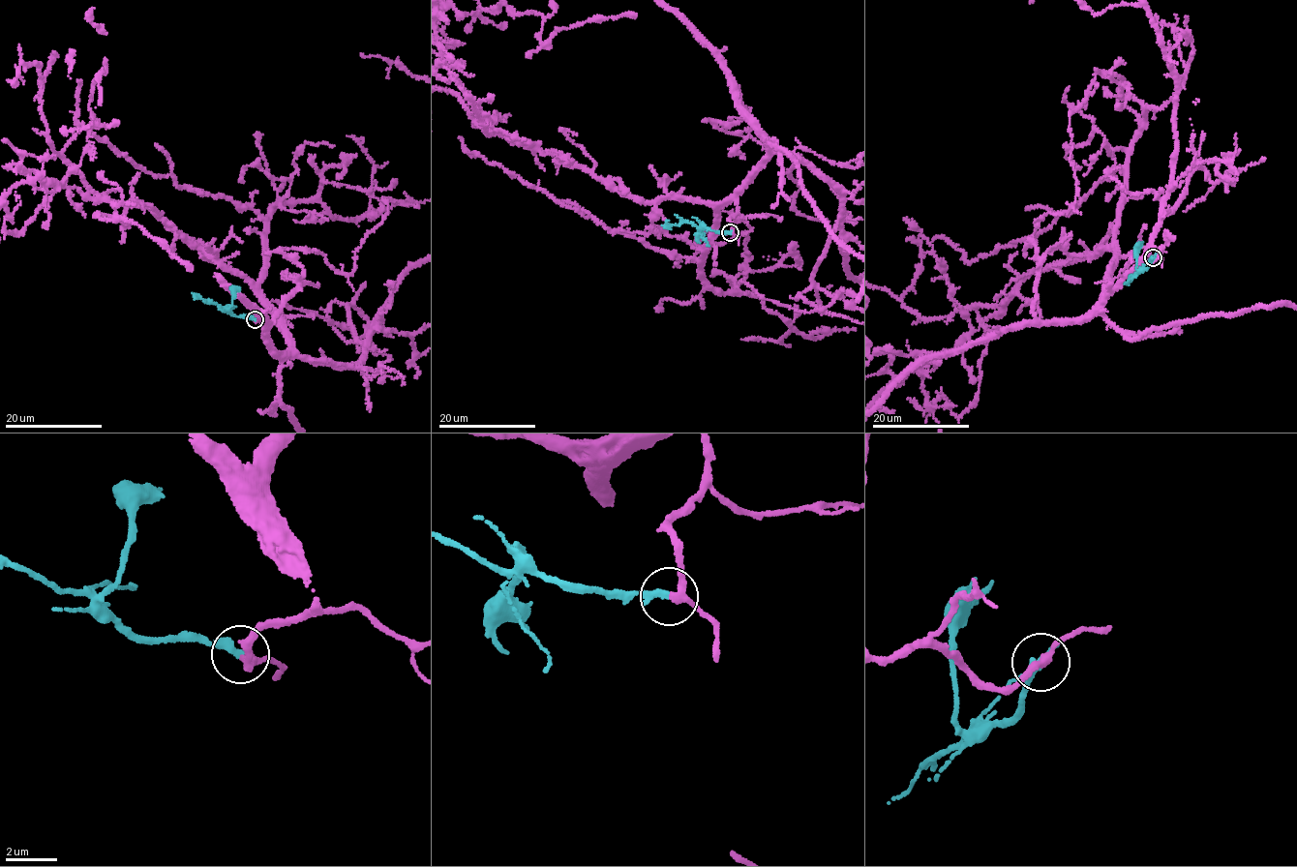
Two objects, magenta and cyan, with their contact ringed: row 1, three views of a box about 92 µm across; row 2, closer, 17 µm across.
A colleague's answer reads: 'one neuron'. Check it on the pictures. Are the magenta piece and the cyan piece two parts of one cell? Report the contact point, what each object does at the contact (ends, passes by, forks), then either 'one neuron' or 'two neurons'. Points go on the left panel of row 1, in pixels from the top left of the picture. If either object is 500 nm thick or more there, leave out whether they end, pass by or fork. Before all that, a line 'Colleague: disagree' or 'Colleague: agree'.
Colleague: agree
place (255, 319); magenta passes by; cyan ends; one neuron

